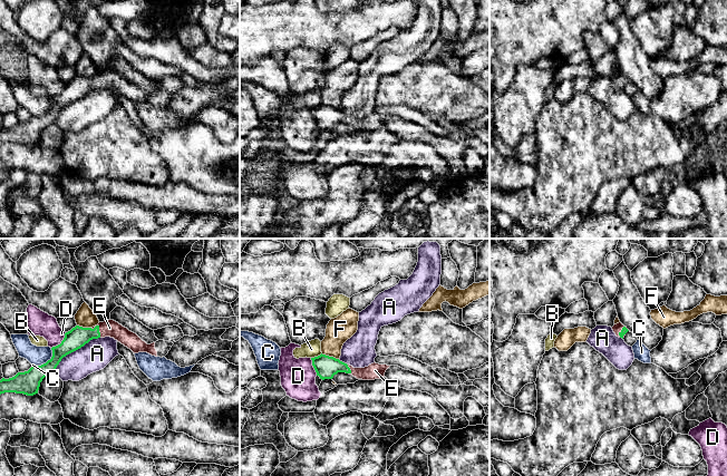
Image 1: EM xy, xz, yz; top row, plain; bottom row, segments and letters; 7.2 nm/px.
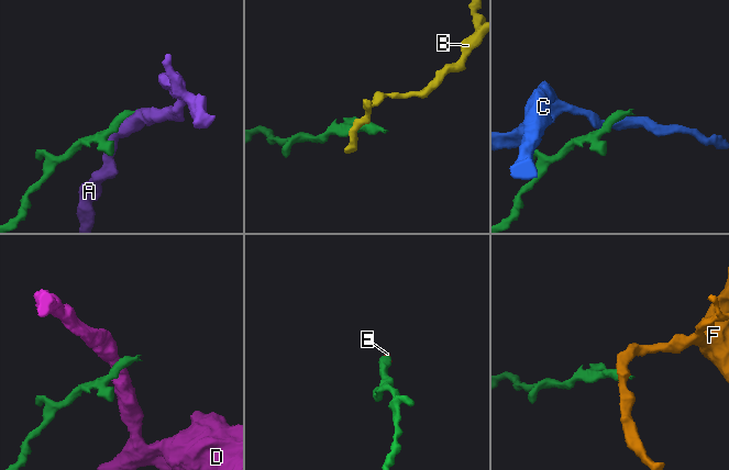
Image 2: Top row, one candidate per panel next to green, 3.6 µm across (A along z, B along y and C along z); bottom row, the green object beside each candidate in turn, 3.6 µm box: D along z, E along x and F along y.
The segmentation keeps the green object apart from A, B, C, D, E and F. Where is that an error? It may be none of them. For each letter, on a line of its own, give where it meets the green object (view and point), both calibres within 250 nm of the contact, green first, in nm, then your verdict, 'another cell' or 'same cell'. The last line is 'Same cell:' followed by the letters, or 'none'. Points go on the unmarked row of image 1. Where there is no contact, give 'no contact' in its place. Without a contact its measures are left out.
A: contact xy (74, 100); calibres 150 and 220 nm; another cell
B: contact xz (316, 107); calibres 160 and 120 nm; another cell
C: contact xy (47, 112); calibres 170 and 140 nm; another cell
D: contact xy (61, 93); calibres 150 and 180 nm; another cell
E: contact xy (98, 78); calibres 150 and 130 nm; same cell
F: contact xz (330, 107); calibres 160 and 180 nm; another cell
Same cell: E

